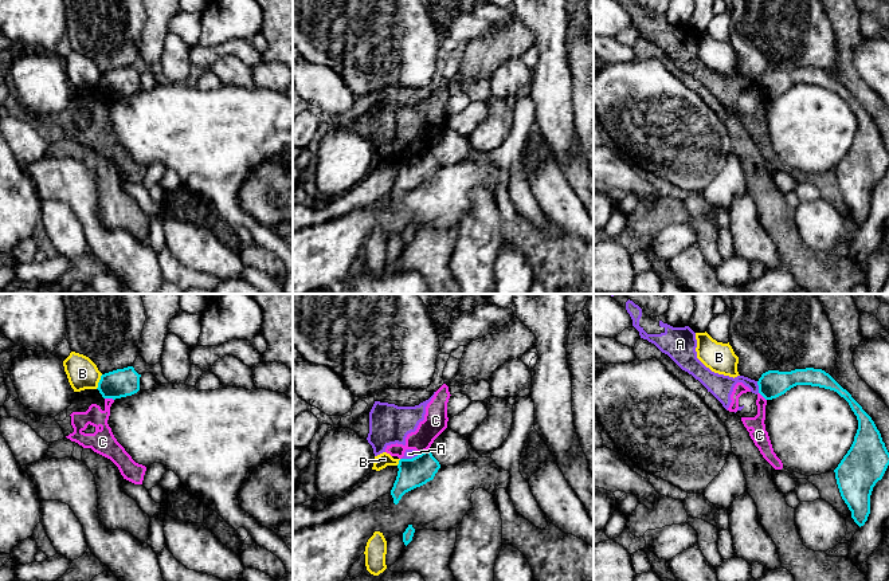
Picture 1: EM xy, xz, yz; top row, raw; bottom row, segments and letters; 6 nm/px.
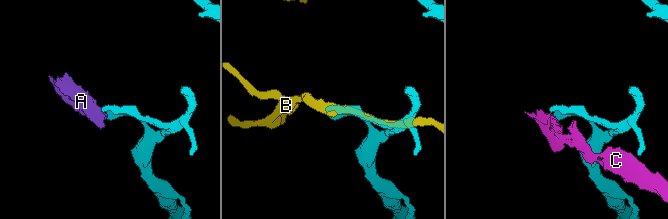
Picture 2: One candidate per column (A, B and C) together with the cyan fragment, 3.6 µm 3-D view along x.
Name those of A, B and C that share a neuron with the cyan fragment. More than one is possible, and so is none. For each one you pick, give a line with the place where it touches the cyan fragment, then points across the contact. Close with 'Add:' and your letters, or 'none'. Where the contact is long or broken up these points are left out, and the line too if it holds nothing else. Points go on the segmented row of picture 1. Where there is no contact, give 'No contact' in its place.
Add: none

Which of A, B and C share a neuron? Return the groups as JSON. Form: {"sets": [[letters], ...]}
{"sets": [["A", "C"], ["B"]]}

